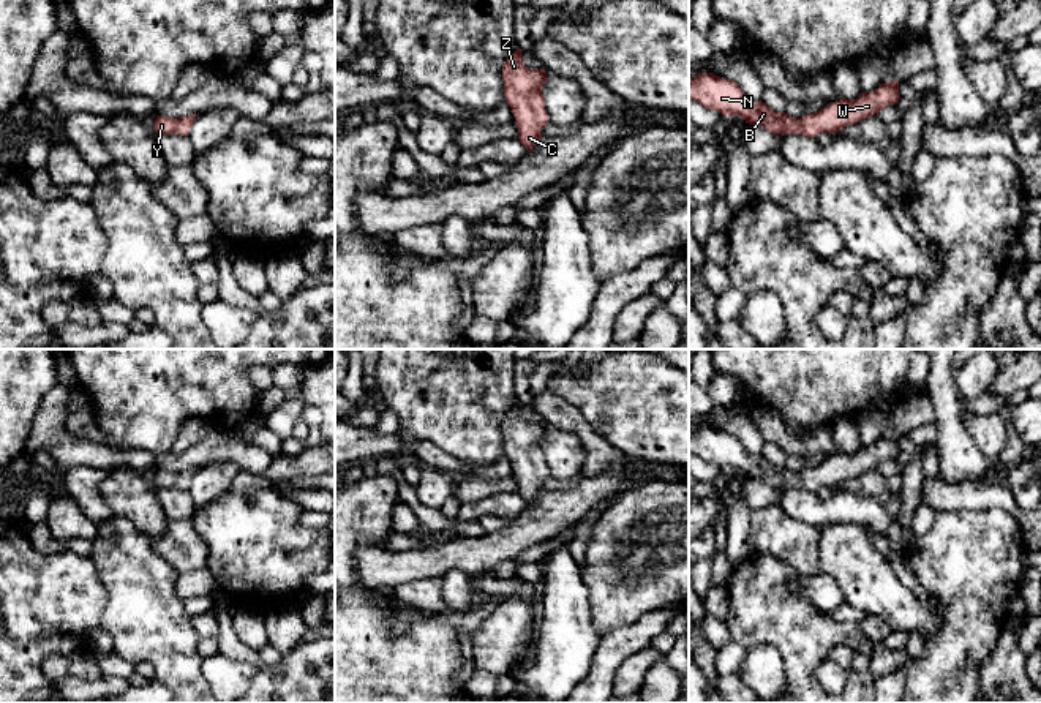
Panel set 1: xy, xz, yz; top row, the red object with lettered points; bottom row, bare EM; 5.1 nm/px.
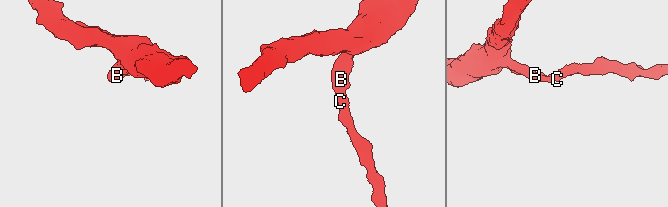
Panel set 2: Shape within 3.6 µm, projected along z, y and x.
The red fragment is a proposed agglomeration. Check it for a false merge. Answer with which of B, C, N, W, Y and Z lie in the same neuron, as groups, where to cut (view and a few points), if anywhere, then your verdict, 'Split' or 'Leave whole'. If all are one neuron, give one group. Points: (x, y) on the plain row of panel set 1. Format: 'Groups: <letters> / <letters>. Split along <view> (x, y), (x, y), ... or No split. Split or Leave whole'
Groups: B C N W Y Z. No split. Leave whole

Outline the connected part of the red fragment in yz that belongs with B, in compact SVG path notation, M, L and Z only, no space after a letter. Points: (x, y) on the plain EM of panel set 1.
M700 427L689 434L689 452L723 469L739 469L746 477L760 479L772 488L815 491L823 485L834 488L847 479L878 468L885 460L896 458L899 436L896 433L885 436L874 445L862 445L856 453L840 452L801 472L776 466L761 453L747 452L736 436L712 427Z

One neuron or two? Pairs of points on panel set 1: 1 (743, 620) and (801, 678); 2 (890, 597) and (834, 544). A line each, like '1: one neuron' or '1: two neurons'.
1: one neuron
2: one neuron

